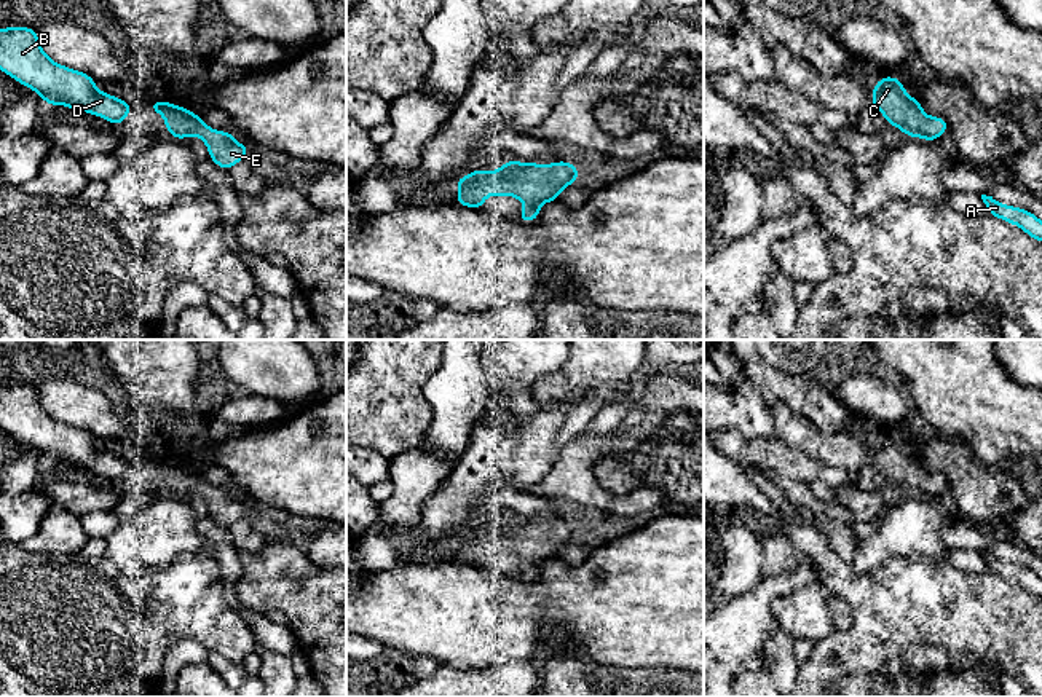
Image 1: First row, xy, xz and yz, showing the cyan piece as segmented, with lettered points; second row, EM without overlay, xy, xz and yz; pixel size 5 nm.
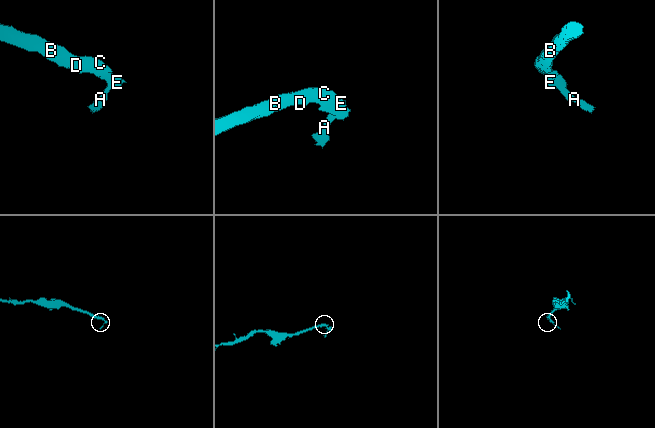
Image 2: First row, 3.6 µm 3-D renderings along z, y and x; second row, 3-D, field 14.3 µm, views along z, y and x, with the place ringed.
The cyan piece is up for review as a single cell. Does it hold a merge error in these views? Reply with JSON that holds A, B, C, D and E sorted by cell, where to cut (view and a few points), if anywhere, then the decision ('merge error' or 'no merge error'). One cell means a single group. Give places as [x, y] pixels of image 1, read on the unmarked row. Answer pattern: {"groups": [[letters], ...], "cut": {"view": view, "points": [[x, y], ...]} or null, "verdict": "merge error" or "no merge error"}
{"groups": [["A", "B", "C", "D", "E"]], "cut": null, "verdict": "no merge error"}

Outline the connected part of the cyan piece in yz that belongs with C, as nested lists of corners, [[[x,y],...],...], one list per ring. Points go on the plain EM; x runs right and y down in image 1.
[[[882,434],[871,450],[871,461],[882,471],[887,482],[898,485],[908,494],[933,499],[948,488],[941,474],[924,471],[919,456],[911,455],[900,435]]]

